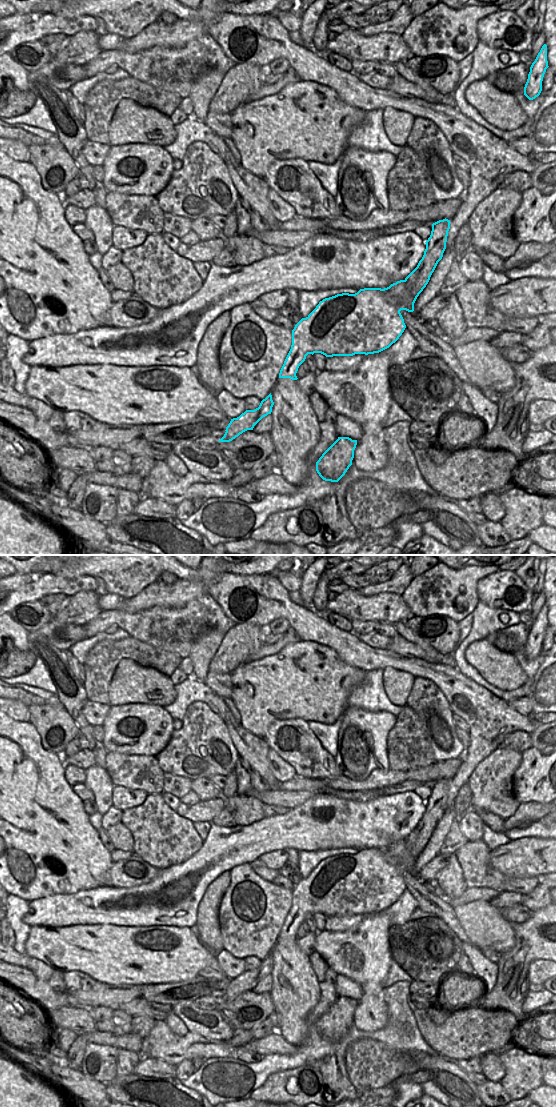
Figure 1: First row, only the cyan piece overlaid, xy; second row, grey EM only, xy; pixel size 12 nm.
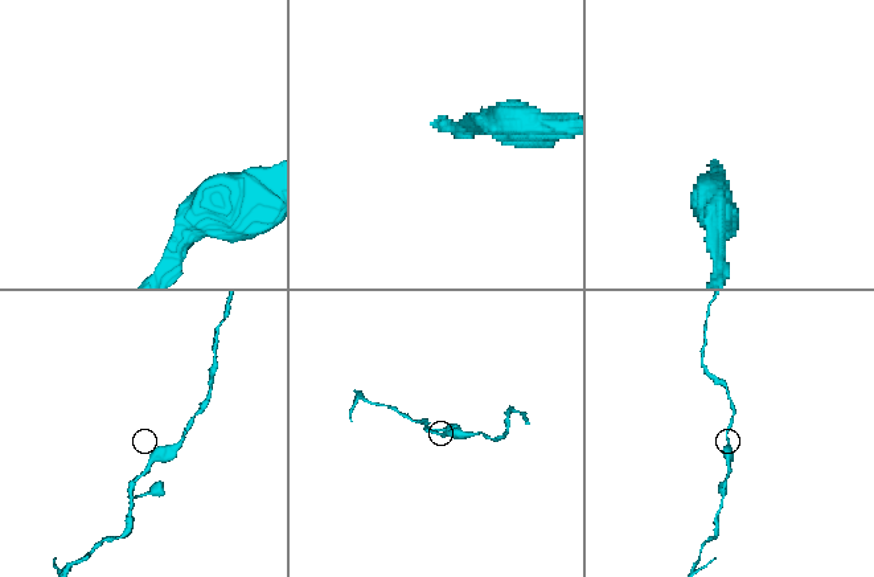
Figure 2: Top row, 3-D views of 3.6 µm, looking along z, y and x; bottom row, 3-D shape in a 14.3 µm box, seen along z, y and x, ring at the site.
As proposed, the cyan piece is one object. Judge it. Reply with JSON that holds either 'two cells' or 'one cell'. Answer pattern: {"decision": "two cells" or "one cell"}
{"decision": "one cell"}

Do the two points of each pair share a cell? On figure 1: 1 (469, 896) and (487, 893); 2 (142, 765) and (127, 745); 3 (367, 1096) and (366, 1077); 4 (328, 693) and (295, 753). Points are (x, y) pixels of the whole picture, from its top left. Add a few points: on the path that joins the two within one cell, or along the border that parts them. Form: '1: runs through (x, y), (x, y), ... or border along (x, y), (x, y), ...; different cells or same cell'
1: runs through (473, 894), (483, 894); same cell
2: border along (110, 751), (154, 756); different cells
3: border along (386, 1085), (380, 1088), (365, 1089), (358, 1093); different cells
4: border along (284, 719), (302, 718), (307, 722); different cells

